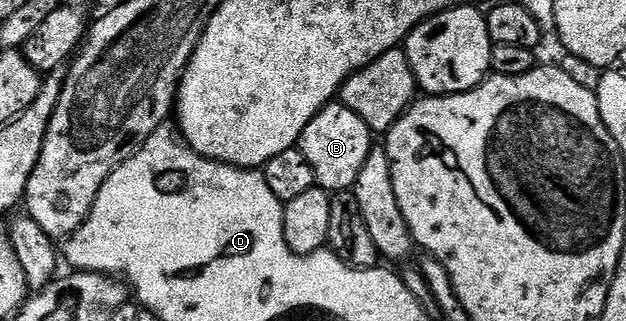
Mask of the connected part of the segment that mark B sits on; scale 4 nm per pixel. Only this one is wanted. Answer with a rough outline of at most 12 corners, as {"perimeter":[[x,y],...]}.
{"perimeter":[[328,105],[298,148],[316,184],[351,190],[374,134],[350,107]]}

